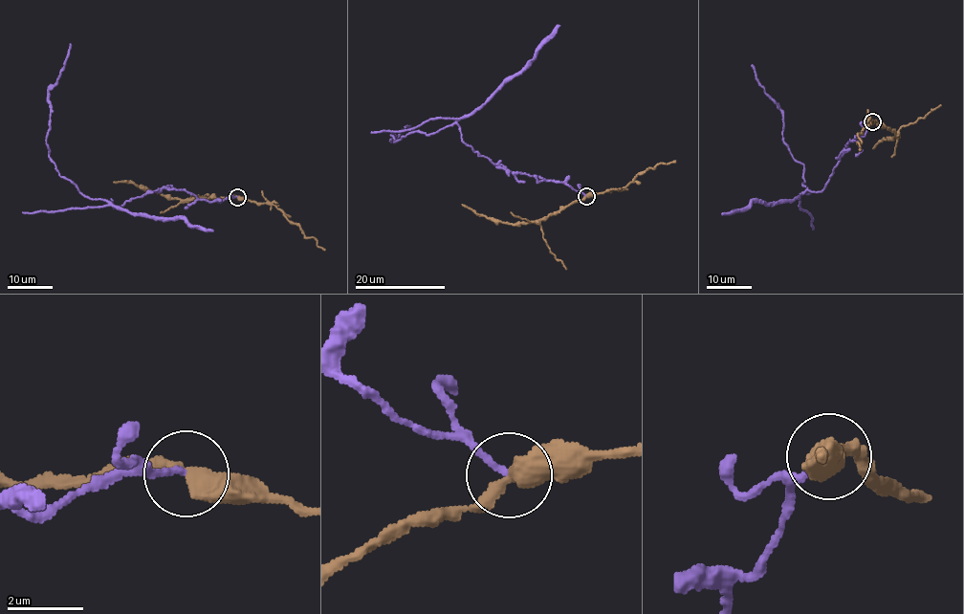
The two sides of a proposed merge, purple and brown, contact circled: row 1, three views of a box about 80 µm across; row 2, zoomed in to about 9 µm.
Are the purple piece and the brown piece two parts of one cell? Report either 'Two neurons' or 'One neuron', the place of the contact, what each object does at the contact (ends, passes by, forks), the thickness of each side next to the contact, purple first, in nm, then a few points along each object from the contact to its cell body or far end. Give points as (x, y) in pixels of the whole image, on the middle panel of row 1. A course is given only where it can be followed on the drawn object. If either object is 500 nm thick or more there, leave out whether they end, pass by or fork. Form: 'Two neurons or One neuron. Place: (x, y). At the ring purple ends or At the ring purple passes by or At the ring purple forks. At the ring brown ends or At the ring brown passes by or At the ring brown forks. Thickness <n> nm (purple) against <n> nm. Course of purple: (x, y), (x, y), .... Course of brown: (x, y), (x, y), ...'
Two neurons. Place: (586, 196). At the ring purple ends. At the ring brown passes by. Thickness 140 nm (purple) against 440 nm. Course of purple: (586, 196), (498, 167), (456, 124), (395, 142), (394, 132), (390, 141), (410, 125). Course of brown: (586, 196), (539, 220), (514, 224), (494, 221), (461, 204)

